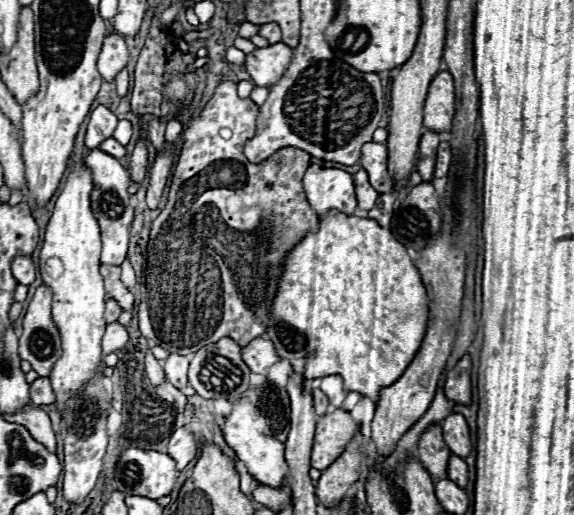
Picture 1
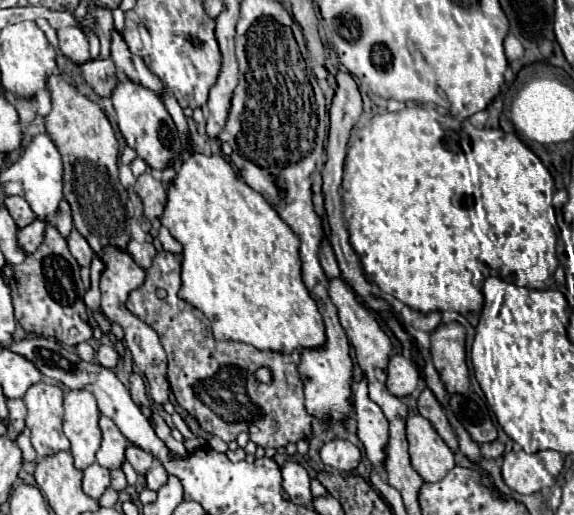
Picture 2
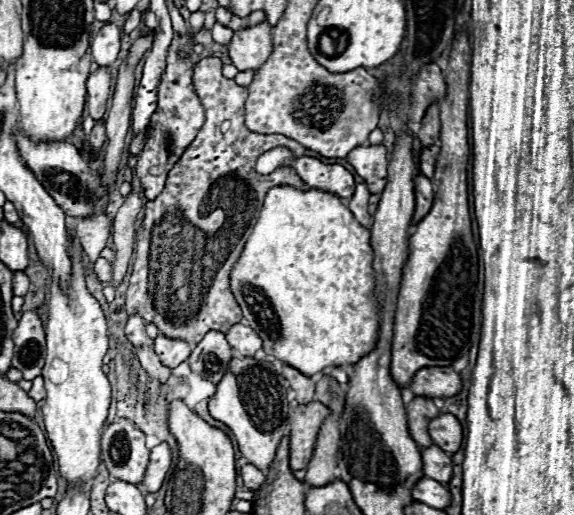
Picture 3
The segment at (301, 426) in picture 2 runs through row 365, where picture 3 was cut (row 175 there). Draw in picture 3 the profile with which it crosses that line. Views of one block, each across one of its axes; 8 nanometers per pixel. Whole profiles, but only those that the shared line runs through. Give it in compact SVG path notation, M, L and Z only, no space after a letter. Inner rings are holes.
M216 56L202 58L202 60L194 66L194 90L196 90L196 94L198 94L198 98L200 98L200 102L202 102L202 106L204 106L206 122L204 122L204 126L200 128L200 132L198 132L198 136L194 138L194 142L186 148L186 152L182 154L182 158L176 162L176 166L168 172L168 180L166 180L164 192L162 192L156 200L146 202L146 212L144 212L142 228L140 228L140 232L136 234L136 256L134 256L134 270L132 270L132 276L130 276L130 286L128 286L128 290L126 290L126 310L128 310L128 314L138 312L138 314L146 320L146 324L156 324L158 330L160 330L160 334L164 334L164 336L182 338L182 340L186 340L186 342L198 344L198 342L204 338L204 334L206 334L208 330L226 332L232 324L236 324L236 322L242 320L242 312L240 312L240 308L238 308L238 304L236 304L236 300L234 300L230 288L228 288L228 276L230 276L230 270L232 270L234 262L238 260L238 256L240 256L240 252L242 252L242 248L244 248L244 244L246 244L246 240L248 240L248 236L250 236L250 232L252 232L252 228L254 228L254 224L256 224L256 218L258 218L258 214L260 214L260 208L262 208L262 202L264 202L266 192L268 192L272 186L294 186L294 188L302 188L302 186L304 186L304 182L300 180L300 176L296 174L296 170L292 170L290 166L280 166L280 168L276 168L274 172L264 174L264 176L258 174L258 172L254 170L258 156L264 154L264 152L268 152L268 150L272 150L272 148L286 146L296 158L300 158L300 156L304 156L306 148L300 146L296 140L286 138L286 136L282 136L282 134L280 134L280 136L262 136L262 134L252 134L252 132L246 128L246 124L244 124L244 102L246 102L246 96L248 96L248 88L238 86L234 80L224 78L224 76L222 76L222 62L220 62Z

